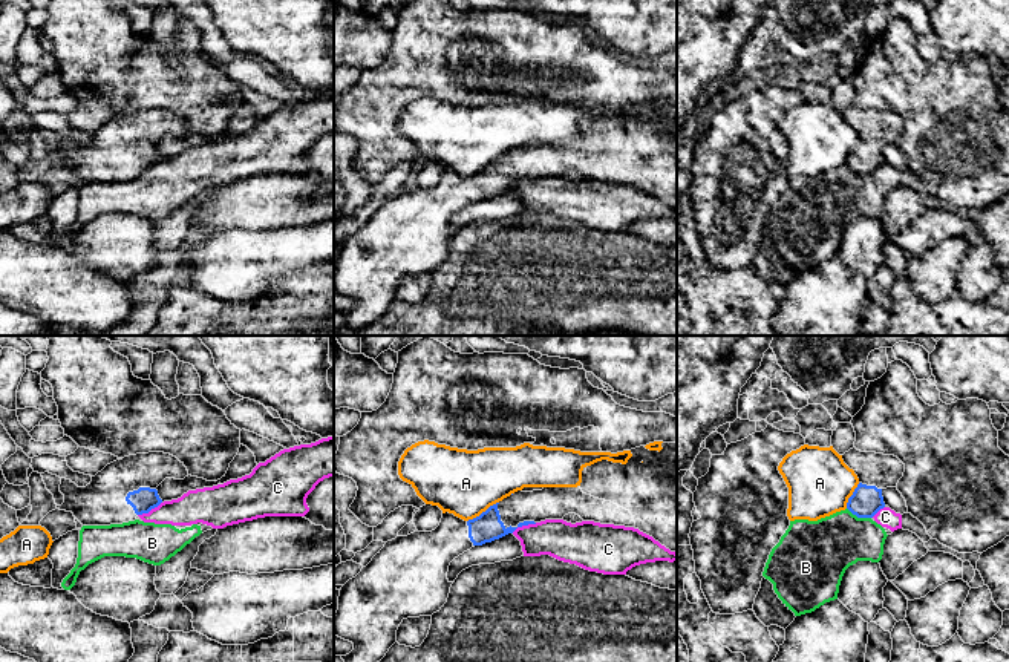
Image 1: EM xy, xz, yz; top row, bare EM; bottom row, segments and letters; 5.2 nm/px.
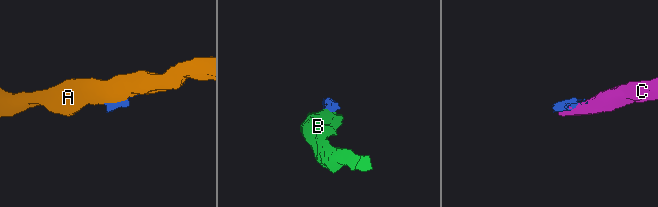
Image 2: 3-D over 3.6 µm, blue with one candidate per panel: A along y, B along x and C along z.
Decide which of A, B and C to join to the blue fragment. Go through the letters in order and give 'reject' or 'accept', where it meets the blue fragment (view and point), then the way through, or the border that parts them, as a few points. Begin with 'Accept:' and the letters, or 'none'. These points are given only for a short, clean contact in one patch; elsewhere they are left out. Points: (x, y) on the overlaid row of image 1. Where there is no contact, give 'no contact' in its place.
Accept: none
A: reject; meets blue in xz at (483, 512)
B: reject; meets blue in yz at (859, 517); border along yz (847, 507), (858, 517), (870, 518)
C: reject; meets blue in xy at (149, 511); border along xy (161, 501), (138, 515)

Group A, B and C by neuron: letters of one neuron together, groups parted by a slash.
A / B C

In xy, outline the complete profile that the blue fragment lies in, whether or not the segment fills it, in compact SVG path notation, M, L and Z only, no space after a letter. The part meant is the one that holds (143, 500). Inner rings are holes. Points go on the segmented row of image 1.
M170 454L129 455L107 464L86 487L61 478L64 503L57 509L72 512L83 526L122 524L162 503L156 487L165 478L185 477L187 467Z

